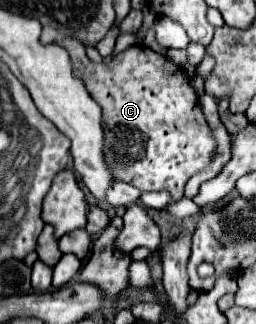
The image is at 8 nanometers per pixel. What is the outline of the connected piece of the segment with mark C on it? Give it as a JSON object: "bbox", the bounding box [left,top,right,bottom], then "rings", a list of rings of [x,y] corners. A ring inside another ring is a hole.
{"bbox":[41,26,217,200],"rings":[[[43,26],[41,40],[45,44],[55,42],[63,46],[69,56],[73,58],[73,72],[77,78],[83,80],[85,88],[93,96],[93,100],[103,108],[103,122],[105,122],[105,158],[109,158],[109,168],[117,174],[117,182],[127,182],[143,192],[149,190],[163,190],[167,188],[175,200],[183,198],[183,188],[187,180],[207,168],[215,154],[217,154],[217,142],[213,138],[213,132],[209,128],[209,122],[203,114],[203,108],[199,104],[197,92],[193,90],[193,80],[187,76],[183,66],[173,64],[167,56],[145,48],[145,46],[133,46],[121,54],[117,54],[109,64],[105,62],[91,62],[85,54],[85,46],[69,36],[63,36],[53,26]]]}

